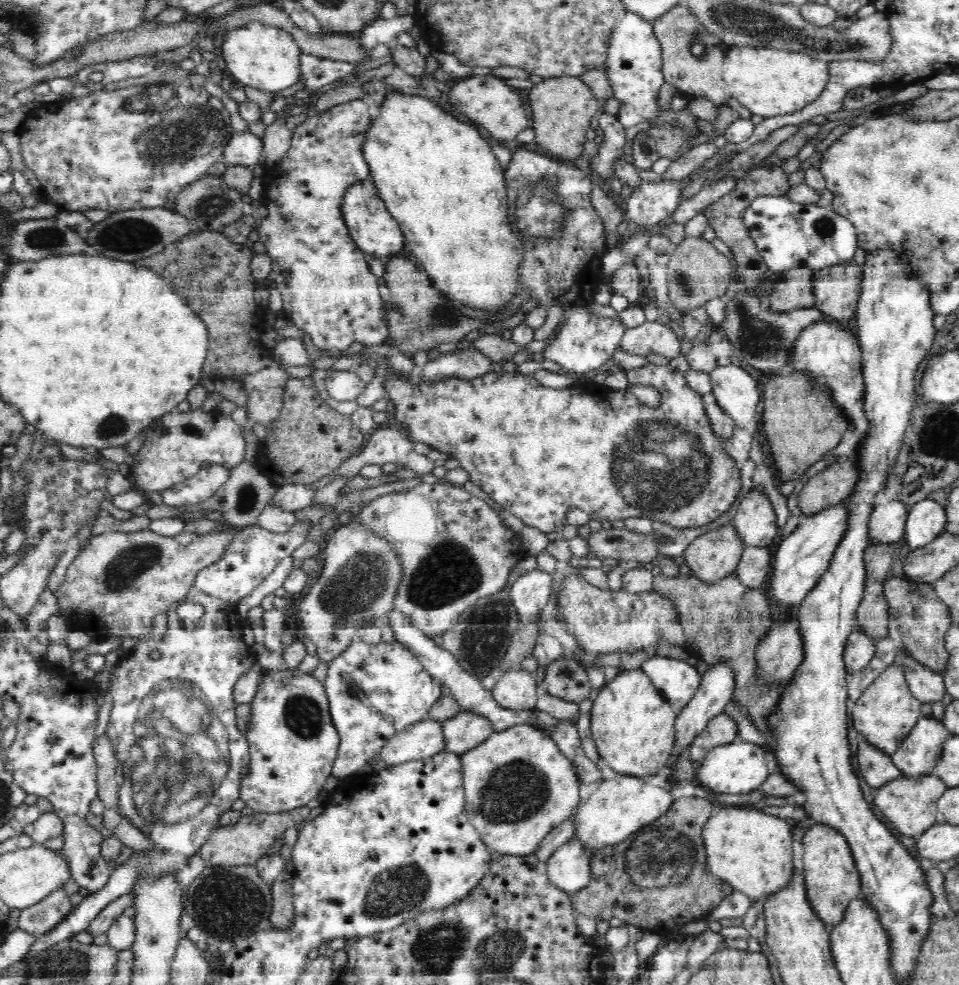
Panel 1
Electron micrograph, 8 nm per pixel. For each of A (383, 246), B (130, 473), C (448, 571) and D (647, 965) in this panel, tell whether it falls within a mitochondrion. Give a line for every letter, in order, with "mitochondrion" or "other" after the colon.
A: other
B: other
C: mitochondrion
D: other

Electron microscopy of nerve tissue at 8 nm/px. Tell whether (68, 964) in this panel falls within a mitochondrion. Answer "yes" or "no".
yes

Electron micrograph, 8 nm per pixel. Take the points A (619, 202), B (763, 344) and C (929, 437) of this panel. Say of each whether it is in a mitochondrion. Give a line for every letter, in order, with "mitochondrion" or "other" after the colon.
A: other
B: mitochondrion
C: mitochondrion

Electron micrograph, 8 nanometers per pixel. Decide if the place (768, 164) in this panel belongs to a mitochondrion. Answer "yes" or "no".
no

